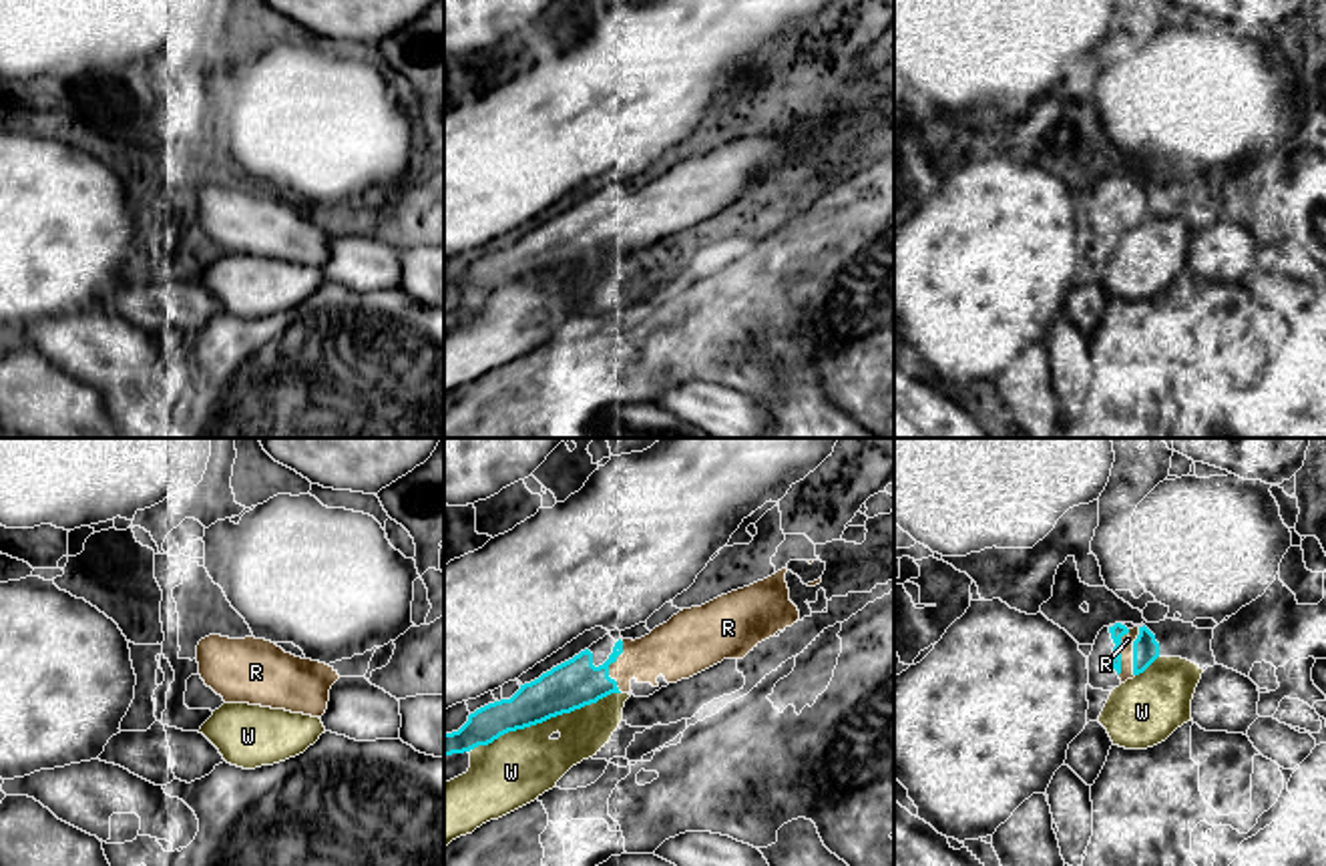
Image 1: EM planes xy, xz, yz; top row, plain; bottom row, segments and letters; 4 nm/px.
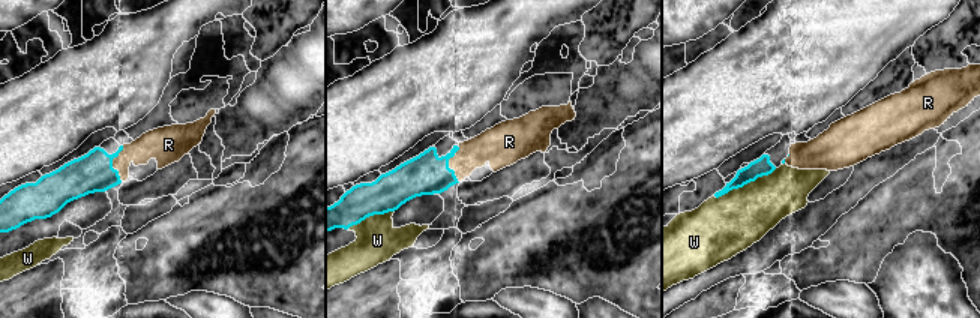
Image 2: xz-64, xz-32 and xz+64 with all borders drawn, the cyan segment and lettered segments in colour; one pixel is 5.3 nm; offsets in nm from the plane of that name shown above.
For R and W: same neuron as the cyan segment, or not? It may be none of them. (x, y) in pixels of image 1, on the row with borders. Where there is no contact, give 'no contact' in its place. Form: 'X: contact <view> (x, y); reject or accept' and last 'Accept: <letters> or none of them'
R: contact xz (609, 664); accept
W: contact xz (545, 720); reject
Accept: R

